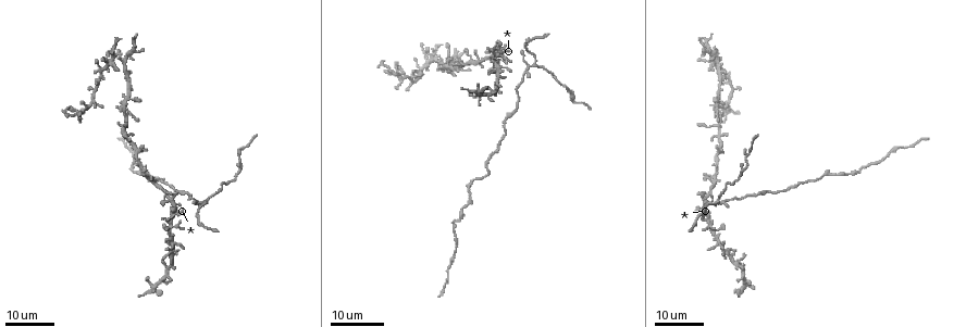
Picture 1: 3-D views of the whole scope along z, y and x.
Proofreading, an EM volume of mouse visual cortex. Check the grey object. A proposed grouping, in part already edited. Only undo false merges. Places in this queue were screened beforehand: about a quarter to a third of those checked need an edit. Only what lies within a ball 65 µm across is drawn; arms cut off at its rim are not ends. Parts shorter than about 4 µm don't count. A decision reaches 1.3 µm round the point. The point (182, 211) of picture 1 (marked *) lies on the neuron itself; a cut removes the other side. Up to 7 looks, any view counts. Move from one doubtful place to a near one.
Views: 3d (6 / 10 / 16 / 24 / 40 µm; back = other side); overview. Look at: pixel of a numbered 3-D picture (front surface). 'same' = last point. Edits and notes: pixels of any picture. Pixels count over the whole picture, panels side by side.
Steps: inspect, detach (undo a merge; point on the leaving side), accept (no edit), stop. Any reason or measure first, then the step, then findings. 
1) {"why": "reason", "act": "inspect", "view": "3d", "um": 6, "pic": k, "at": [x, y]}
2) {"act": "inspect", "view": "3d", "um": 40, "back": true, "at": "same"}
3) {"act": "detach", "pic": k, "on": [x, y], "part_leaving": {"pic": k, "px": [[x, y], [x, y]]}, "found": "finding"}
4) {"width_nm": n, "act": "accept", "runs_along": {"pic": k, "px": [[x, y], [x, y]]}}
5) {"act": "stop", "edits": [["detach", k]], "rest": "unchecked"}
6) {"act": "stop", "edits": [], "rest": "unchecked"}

{"why": "a fork", "act": "inspect", "view": "3d", "um": 24, "pic": 1, "at": [528, 67]}

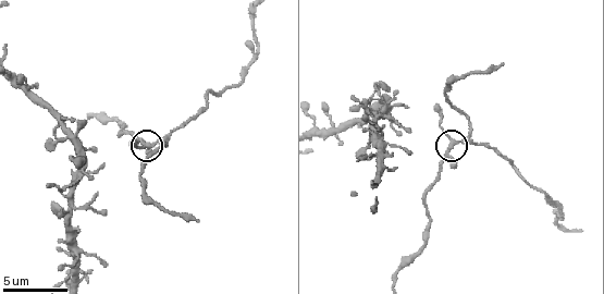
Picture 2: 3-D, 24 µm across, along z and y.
{"act": "inspect", "view": "3d", "um": 10, "pic": 2, "at": [152, 143]}

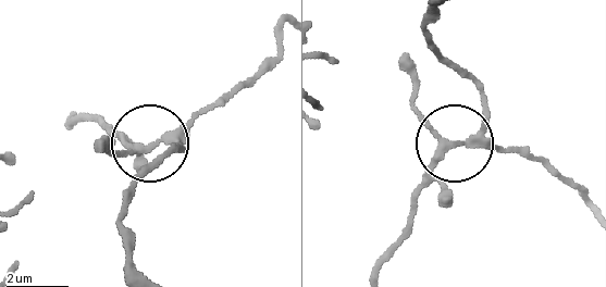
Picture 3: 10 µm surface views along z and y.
{"act": "inspect", "view": "3d", "um": 10, "back": true, "pic": 3, "at": [449, 147]}

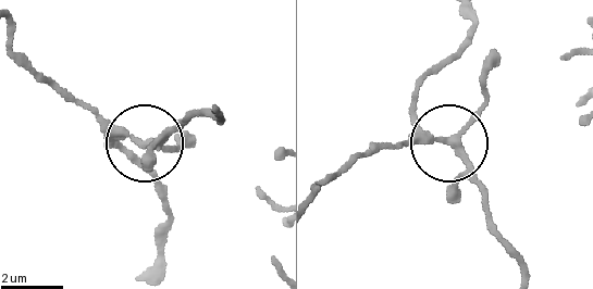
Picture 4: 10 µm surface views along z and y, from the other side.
{"width_nm": 230, "act": "accept", "found": "continuous, no second neuron"}

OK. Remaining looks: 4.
{"why": "four arms meet", "act": "inspect", "view": "3d", "um": 24, "pic": 1, "at": [719, 123]}

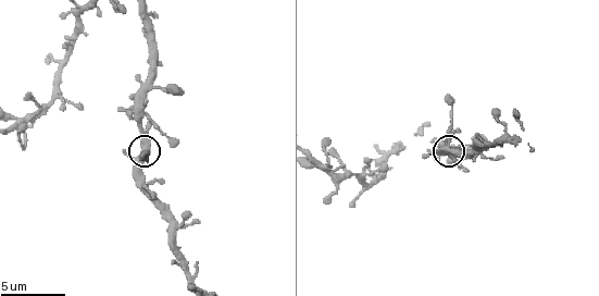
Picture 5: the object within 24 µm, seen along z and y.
{"act": "inspect", "view": "3d", "um": 10, "at": "same"}

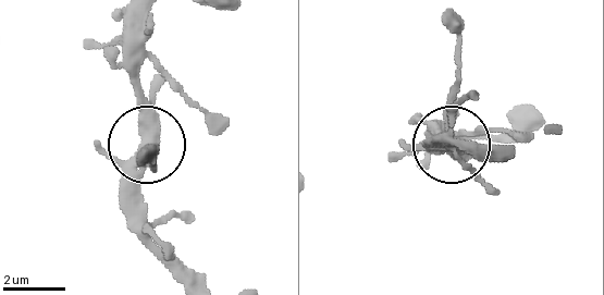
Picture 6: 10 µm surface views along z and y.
{"act": "inspect", "view": "3d", "um": 6, "at": "same"}

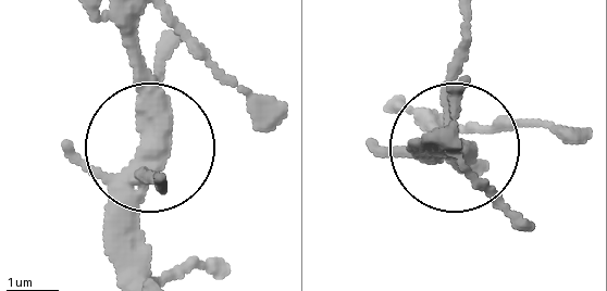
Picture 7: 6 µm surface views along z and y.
{"side_arm_um": 5, "arms": 4, "act": "accept", "found": "all the same neuron"}

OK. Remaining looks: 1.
{"act": "stop", "edits": [], "rest": "unchecked"}

